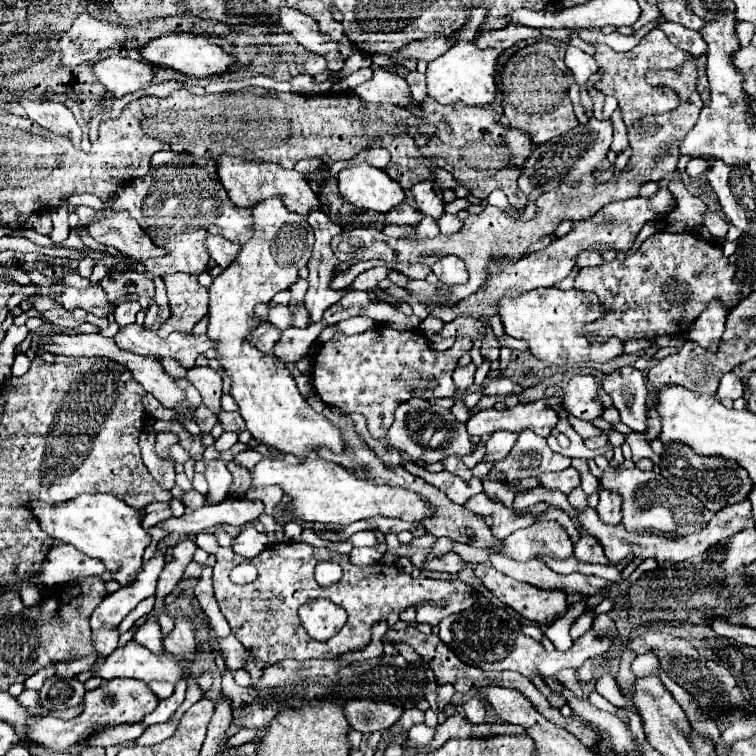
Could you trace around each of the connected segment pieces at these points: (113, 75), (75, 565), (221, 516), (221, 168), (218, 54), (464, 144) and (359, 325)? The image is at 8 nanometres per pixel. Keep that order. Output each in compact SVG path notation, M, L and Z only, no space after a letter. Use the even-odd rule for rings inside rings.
M106 57L92 65L96 79L112 91L114 97L122 97L126 93L134 93L146 89L152 79L152 67L144 61L132 61L128 57Z
M54 545L54 549L48 551L42 569L44 571L38 581L40 587L54 587L74 577L102 575L106 571L100 559L92 559L86 553L76 551L72 545Z
M226 499L216 505L204 505L198 511L192 511L182 517L170 517L160 521L156 527L178 533L178 535L198 535L218 525L244 525L248 521L256 521L264 511L260 501L248 499Z
M220 155L216 159L216 173L224 185L224 189L228 191L228 197L238 205L238 207L250 207L258 201L270 199L280 195L284 199L284 205L290 211L296 211L300 215L306 215L310 209L318 209L322 207L322 201L318 199L318 195L310 189L306 177L294 169L284 169L282 165L274 165L274 163L264 163L258 159L246 159L246 157L232 157L232 155Z
M162 35L154 39L152 43L140 47L142 59L146 59L152 65L158 67L170 67L174 71L180 71L190 77L210 77L228 71L228 67L236 61L230 53L226 53L220 45L214 43L214 39L206 39L200 35Z
M424 99L414 109L416 117L436 129L434 135L418 134L416 127L408 127L407 133L416 139L420 153L432 161L432 165L442 167L454 175L458 185L466 187L474 197L486 199L490 191L502 189L508 195L508 201L514 207L526 205L526 195L518 189L516 179L520 175L520 167L512 165L510 161L524 161L530 155L530 139L528 135L502 127L494 121L494 117L478 117L490 115L492 111L482 107L468 107L468 105L440 105L434 99ZM482 119L482 121L478 121Z
M350 317L346 321L338 323L338 331L346 333L346 335L354 335L354 333L362 333L366 329L374 329L376 321L370 317Z

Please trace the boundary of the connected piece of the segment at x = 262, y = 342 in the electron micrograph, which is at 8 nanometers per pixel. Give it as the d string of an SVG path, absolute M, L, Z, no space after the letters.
M262 323L254 333L250 333L250 343L256 349L262 349L262 353L270 353L274 343L280 339L280 331L272 323Z

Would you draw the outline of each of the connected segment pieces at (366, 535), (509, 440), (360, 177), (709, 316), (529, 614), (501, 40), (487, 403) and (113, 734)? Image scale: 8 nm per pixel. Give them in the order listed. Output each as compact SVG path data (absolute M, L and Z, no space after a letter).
M360 531L356 535L352 535L348 541L352 541L354 547L362 547L362 545L368 545L368 547L376 547L380 553L386 553L386 543L380 543L378 537L372 533L372 531Z
M496 431L488 437L486 441L486 453L482 457L482 461L500 461L504 459L510 449L514 447L516 443L516 433L510 433L510 431Z
M368 163L342 169L338 173L338 185L344 201L356 209L388 213L404 201L402 187L390 179L384 169L376 169Z
M710 301L706 309L698 315L698 319L690 325L688 339L696 341L704 349L716 349L724 333L726 315L728 311L722 301Z
M480 563L476 565L474 569L476 577L482 581L482 585L494 595L498 597L504 605L512 607L516 613L520 613L522 617L526 617L528 621L536 621L540 625L550 625L552 621L556 621L558 617L562 617L568 609L568 603L566 603L566 593L564 591L546 591L546 589L540 589L540 587L534 587L530 583L520 583L500 571L496 571L492 567L492 563Z
M508 25L504 29L496 29L496 31L478 31L476 35L476 45L480 49L488 49L488 47L512 47L514 43L522 41L522 39L540 39L540 37L550 37L562 43L568 43L570 37L570 29L532 29L532 27L524 27L524 25Z
M507 395L505 396L482 396L478 404L469 410L469 419L470 417L476 415L476 413L479 413L480 411L484 409L490 409L493 408L494 404L499 401L504 401L506 399Z
M134 723L134 725L118 725L118 727L108 727L100 731L98 735L92 735L94 739L88 739L88 745L96 747L108 747L108 745L122 745L126 741L136 741L148 727L144 723Z

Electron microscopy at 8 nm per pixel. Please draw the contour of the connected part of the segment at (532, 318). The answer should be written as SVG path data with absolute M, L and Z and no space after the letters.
M538 287L526 293L520 293L516 299L502 297L498 303L498 317L502 319L504 333L516 339L524 339L530 347L530 353L542 361L554 365L576 365L582 361L606 363L622 353L622 341L590 343L582 335L582 325L586 321L598 319L602 307L592 293L578 289L562 291L558 287Z

